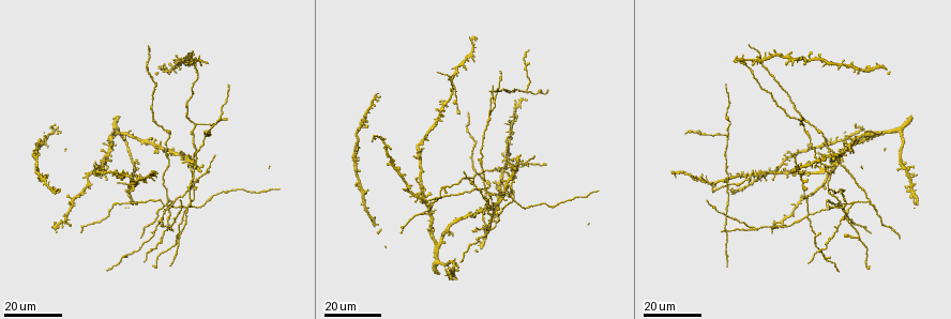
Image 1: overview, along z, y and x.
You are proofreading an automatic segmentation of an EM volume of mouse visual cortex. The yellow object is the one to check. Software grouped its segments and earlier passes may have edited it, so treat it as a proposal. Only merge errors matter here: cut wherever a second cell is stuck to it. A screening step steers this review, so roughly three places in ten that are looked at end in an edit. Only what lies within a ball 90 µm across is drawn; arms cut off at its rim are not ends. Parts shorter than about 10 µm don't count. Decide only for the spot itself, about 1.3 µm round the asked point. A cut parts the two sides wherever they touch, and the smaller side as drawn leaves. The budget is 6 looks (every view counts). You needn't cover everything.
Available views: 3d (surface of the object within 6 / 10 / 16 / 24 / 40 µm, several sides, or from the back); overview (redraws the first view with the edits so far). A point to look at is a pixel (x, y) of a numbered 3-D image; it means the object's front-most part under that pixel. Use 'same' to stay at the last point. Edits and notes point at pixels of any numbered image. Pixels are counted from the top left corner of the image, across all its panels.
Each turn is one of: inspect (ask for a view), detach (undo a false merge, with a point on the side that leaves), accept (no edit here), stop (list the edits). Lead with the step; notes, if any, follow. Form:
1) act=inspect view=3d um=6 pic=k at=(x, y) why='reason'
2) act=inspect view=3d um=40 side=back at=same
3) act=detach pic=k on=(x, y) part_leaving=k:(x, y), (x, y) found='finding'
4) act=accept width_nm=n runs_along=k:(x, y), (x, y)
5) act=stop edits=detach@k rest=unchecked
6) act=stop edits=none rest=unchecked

act=inspect view=3d um=24 pic=1 at=(489, 194) why='two arms in line, one across'

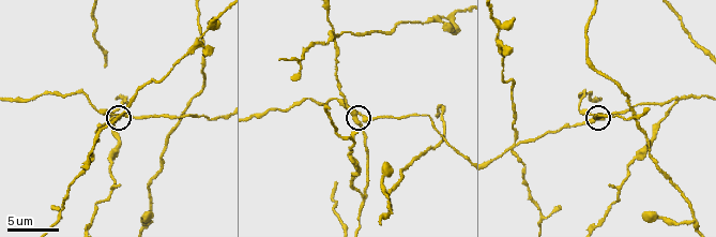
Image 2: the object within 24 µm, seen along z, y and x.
act=inspect view=3d um=10 pic=2 at=(351, 113)

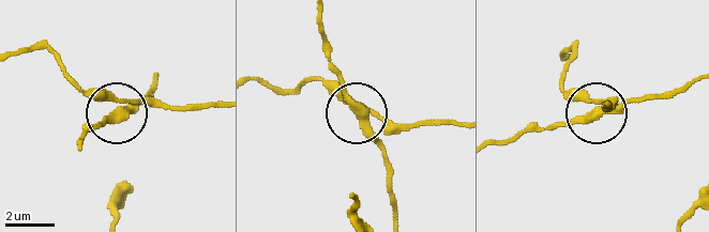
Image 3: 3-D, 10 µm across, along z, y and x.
act=accept width_nm=310 runs_along=3:(394, 215), (380, 141), (360, 112), (323, 81) found='one cell here'

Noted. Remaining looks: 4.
act=inspect view=3d um=24 pic=1 at=(166, 156) why='three arms meet'

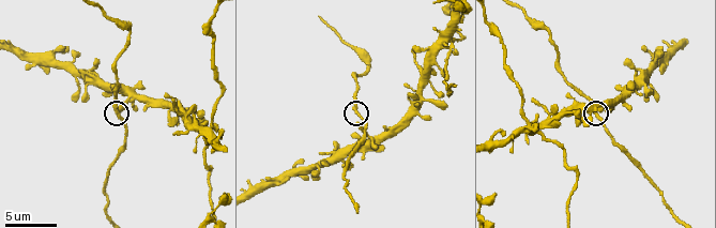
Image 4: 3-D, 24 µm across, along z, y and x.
act=inspect view=3d um=10 pic=4 at=(120, 118) why='zoom in'

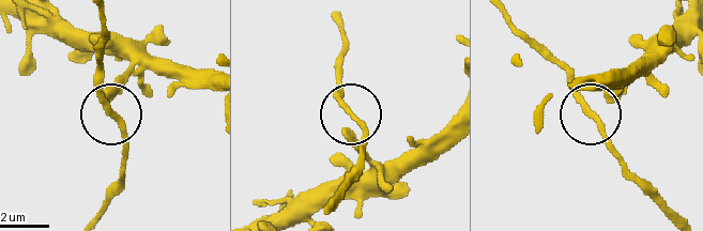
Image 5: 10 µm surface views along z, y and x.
act=inspect view=3d um=6 pic=5 at=(587, 110)

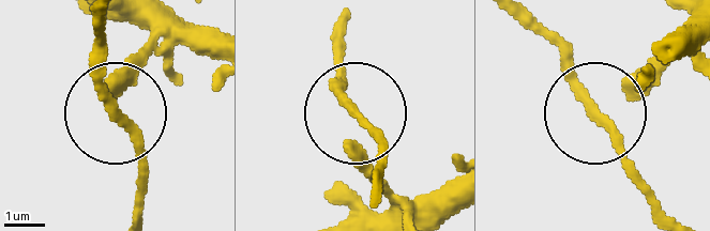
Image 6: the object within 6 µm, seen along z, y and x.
act=accept side_arm_um=58 arms=3 found='one cell here'

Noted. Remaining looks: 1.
act=inspect view=3d um=10 pic=2 at=(122, 101) why='three arms meet'

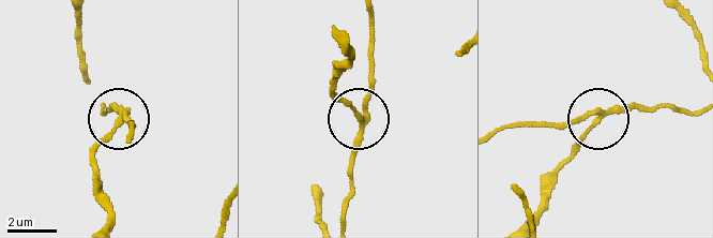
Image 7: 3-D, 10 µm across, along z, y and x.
act=detach pic=7 on=(102, 142) part_leaving=7:(119, 120), (94, 155), (107, 217) found='two cells meet here'

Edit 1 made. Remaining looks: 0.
act=stop edits=detach@7 rest=unchecked

